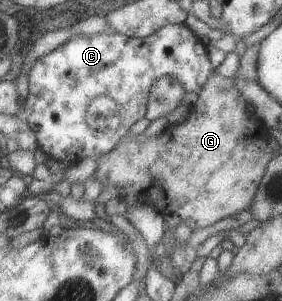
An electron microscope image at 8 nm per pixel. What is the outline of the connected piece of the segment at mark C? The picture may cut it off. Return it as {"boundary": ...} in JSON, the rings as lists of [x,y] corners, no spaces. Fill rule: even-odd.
{"boundary":[[[169,24],[146,38],[129,37],[128,35],[115,31],[93,34],[92,36],[81,34],[77,37],[72,37],[63,45],[58,46],[52,52],[41,56],[34,62],[31,71],[29,71],[30,92],[26,97],[26,102],[24,103],[24,118],[31,124],[33,131],[37,134],[40,147],[47,157],[61,160],[64,165],[74,164],[87,158],[98,158],[101,154],[109,153],[117,147],[118,143],[126,137],[129,131],[131,131],[131,127],[133,127],[137,121],[141,121],[143,117],[146,117],[150,91],[152,90],[155,81],[157,81],[160,77],[168,75],[175,76],[186,85],[189,92],[193,91],[199,95],[203,86],[206,85],[207,80],[210,79],[215,71],[216,68],[213,67],[213,63],[211,63],[211,59],[209,59],[207,47],[203,45],[201,37],[191,31],[186,24]],[[101,95],[107,96],[109,99],[113,99],[118,107],[116,109],[99,109],[99,107],[97,107],[97,101],[101,99]]]}

